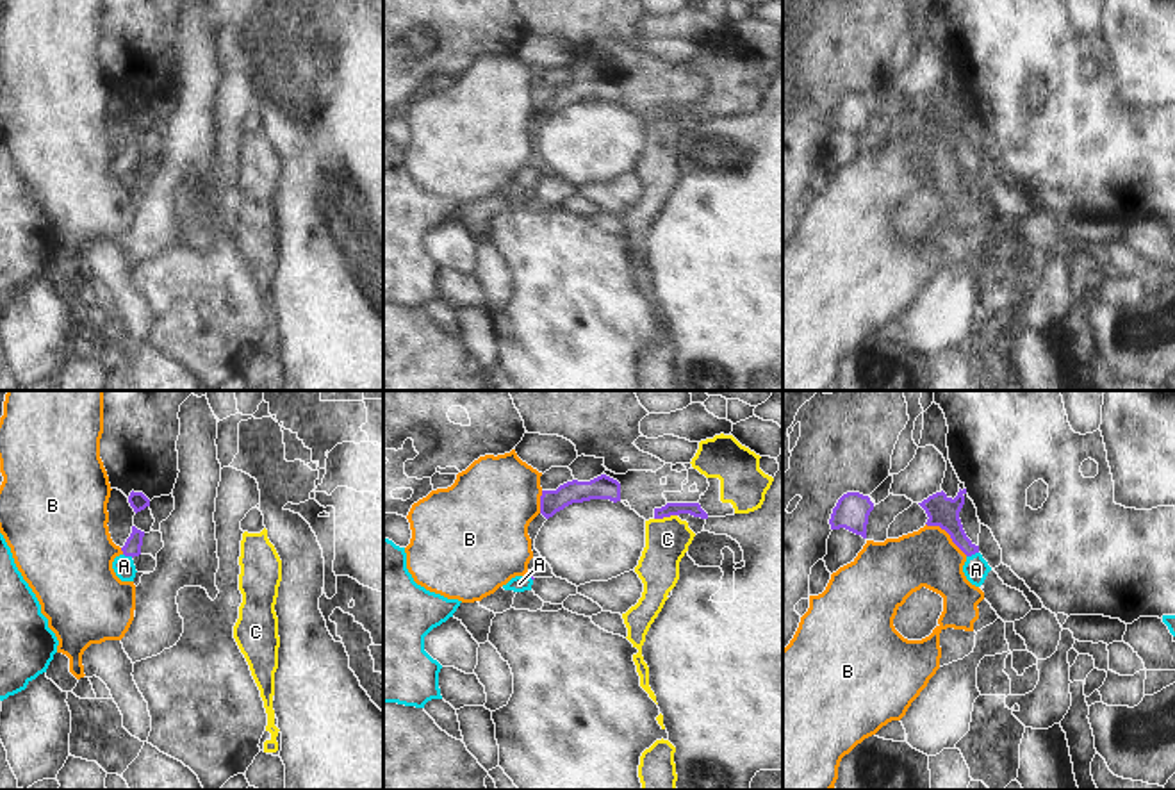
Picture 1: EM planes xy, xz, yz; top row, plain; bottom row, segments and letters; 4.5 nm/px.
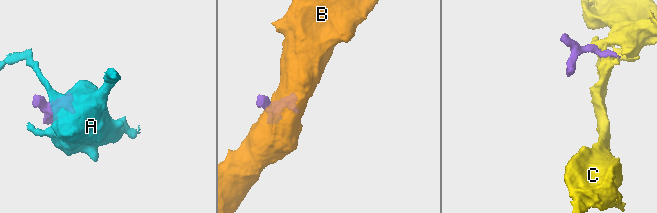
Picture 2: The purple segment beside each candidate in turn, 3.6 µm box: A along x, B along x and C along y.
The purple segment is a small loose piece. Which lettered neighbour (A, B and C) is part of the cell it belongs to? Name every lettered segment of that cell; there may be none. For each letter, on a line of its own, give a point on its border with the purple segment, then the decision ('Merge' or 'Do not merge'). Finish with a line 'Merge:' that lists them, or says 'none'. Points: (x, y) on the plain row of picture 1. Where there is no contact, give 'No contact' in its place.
A: Touches purple at yz (972, 154). Merge
B: Touches purple at yz (947, 132). Do not merge
C: Touches purple at xz (665, 116). Do not merge
Merge: A

